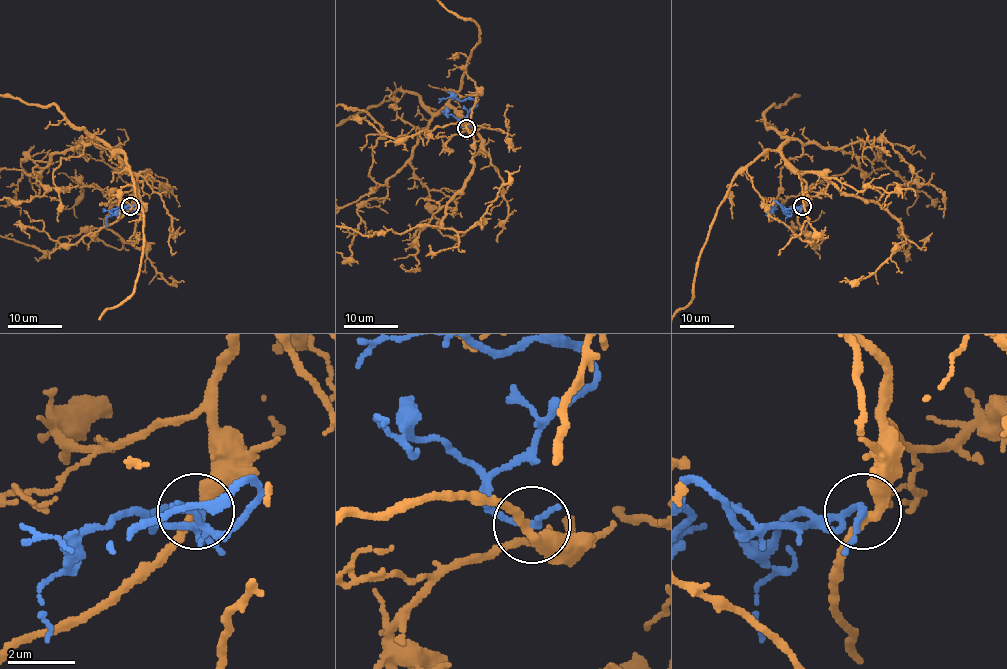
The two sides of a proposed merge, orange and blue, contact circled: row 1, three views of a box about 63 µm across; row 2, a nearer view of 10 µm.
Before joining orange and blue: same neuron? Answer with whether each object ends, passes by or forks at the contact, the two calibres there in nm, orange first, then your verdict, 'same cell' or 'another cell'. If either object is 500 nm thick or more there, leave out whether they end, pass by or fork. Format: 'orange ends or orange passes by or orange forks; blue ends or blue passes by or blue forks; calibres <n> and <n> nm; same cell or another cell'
orange passes by; blue passes by; calibres 280 and 160 nm; another cell

